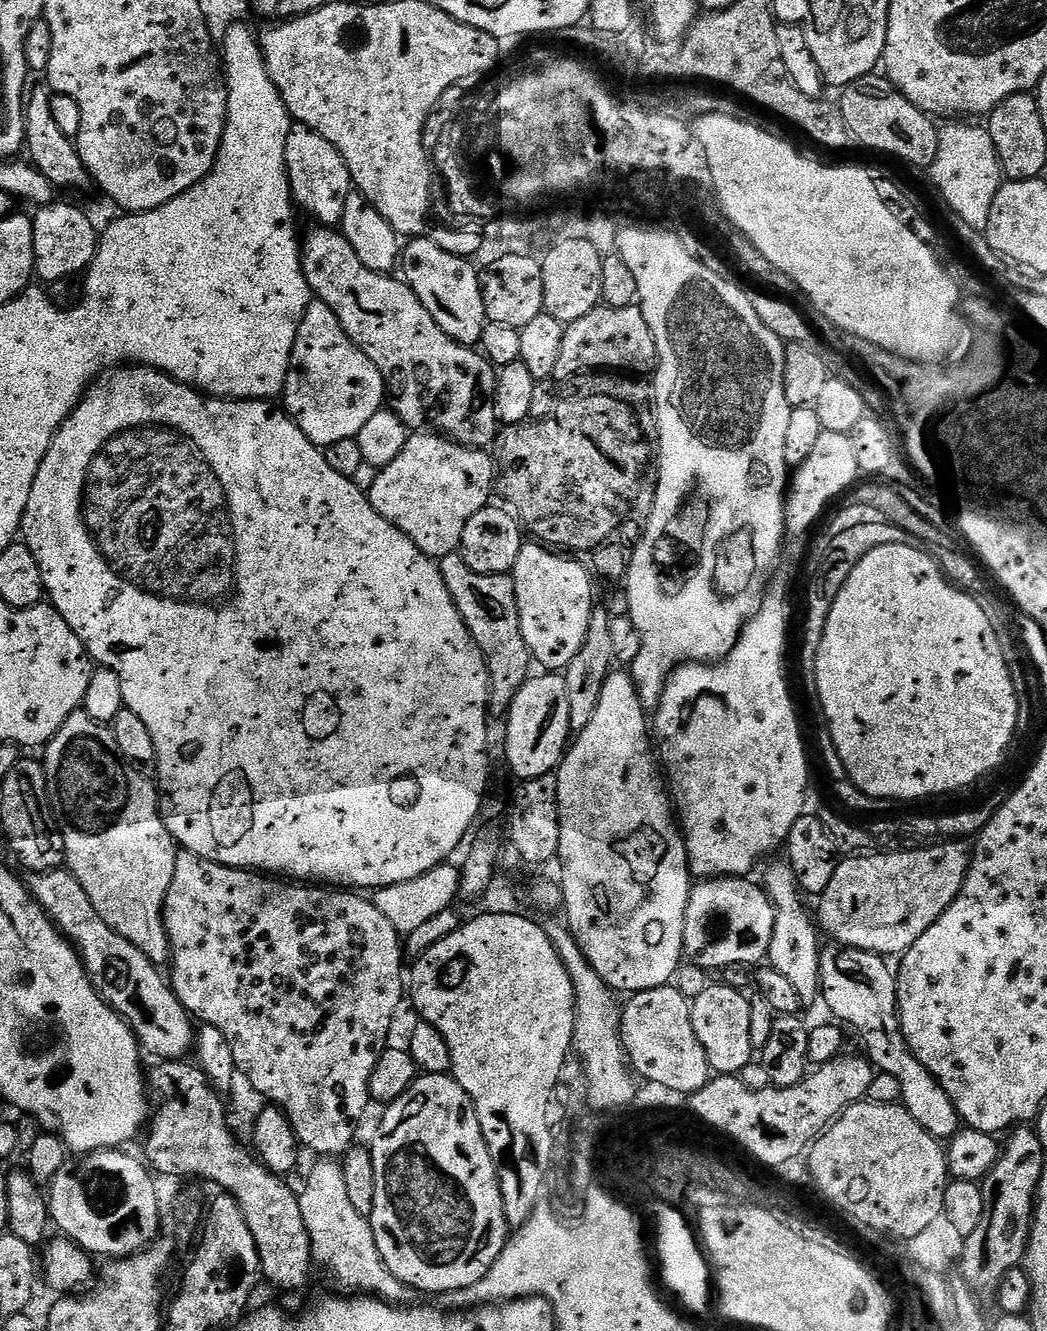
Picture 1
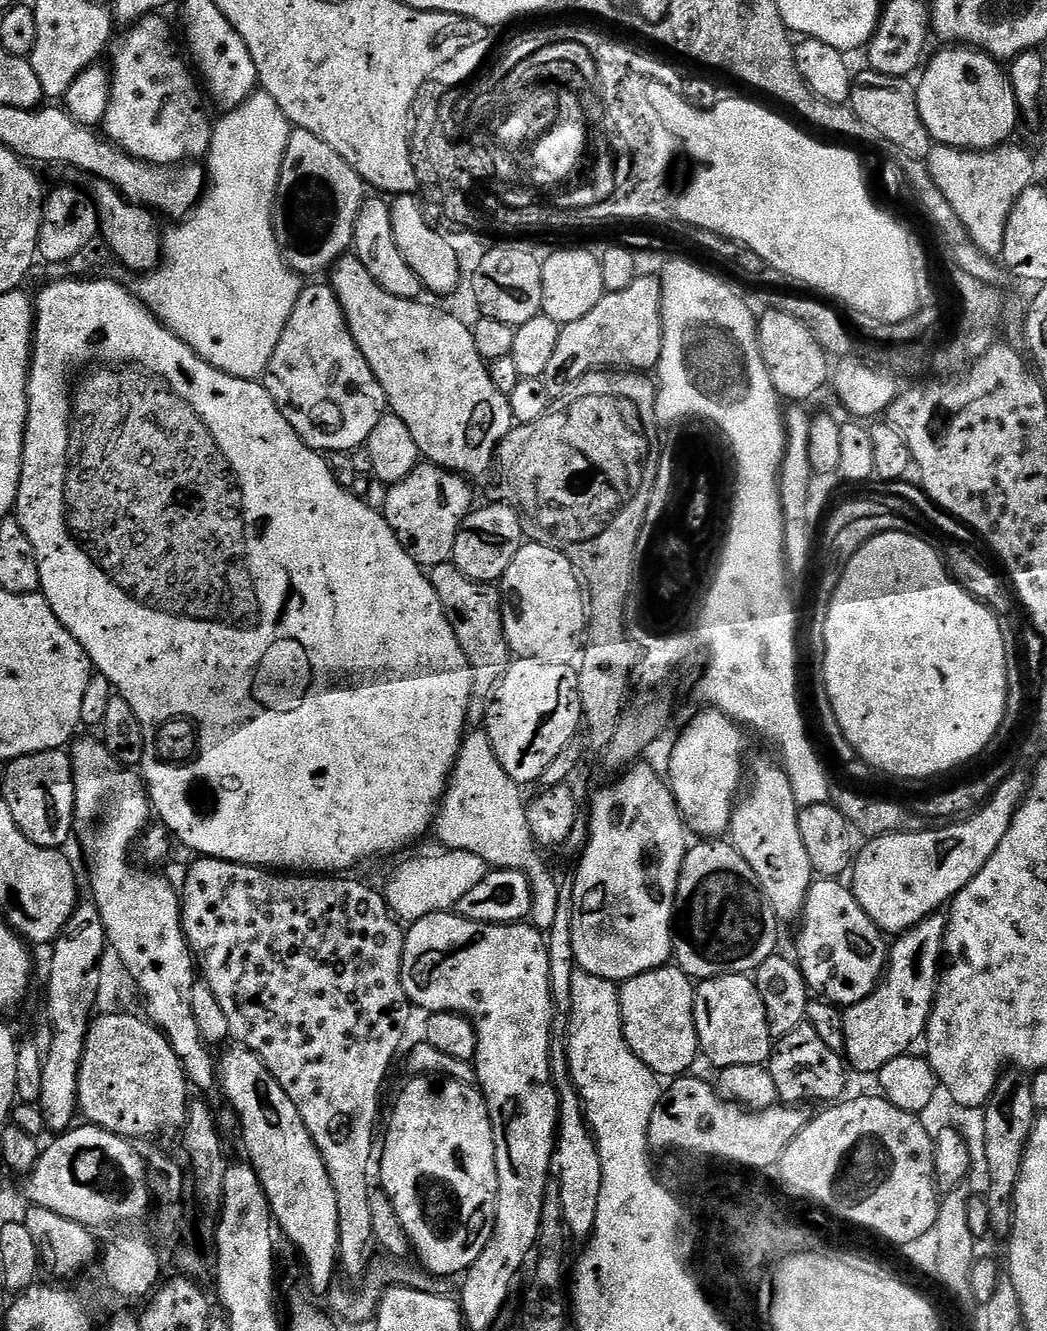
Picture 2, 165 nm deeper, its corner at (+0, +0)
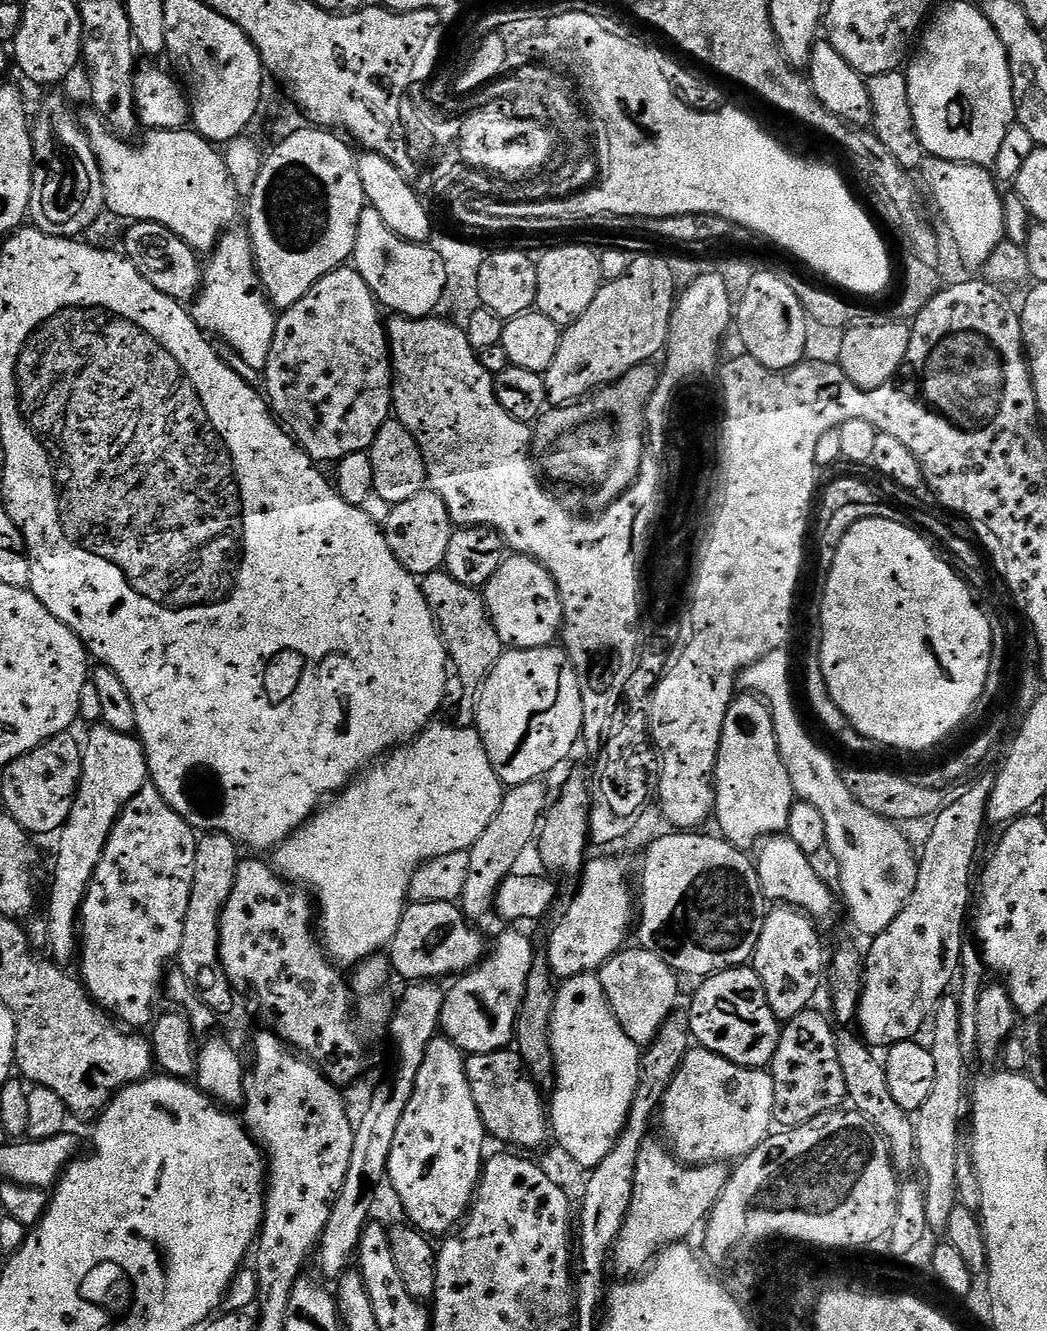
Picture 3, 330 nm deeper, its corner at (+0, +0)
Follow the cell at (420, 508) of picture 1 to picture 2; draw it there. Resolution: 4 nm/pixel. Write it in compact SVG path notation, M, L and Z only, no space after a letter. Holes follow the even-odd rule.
M421 462L402 482L391 485L382 509L390 530L402 542L406 554L414 558L420 567L431 570L439 564L451 561L454 538L474 507L472 488L465 477L439 468L437 464Z

